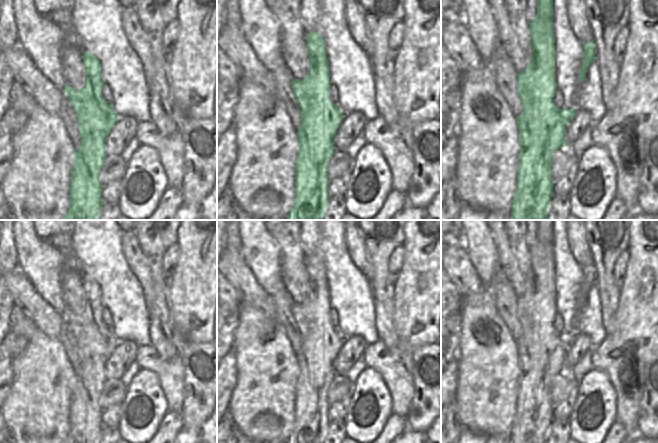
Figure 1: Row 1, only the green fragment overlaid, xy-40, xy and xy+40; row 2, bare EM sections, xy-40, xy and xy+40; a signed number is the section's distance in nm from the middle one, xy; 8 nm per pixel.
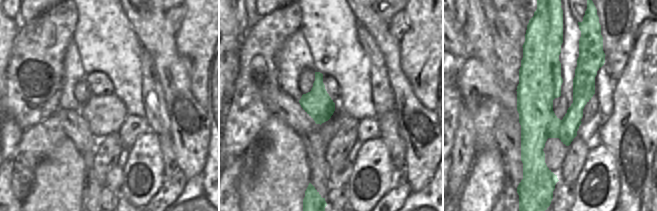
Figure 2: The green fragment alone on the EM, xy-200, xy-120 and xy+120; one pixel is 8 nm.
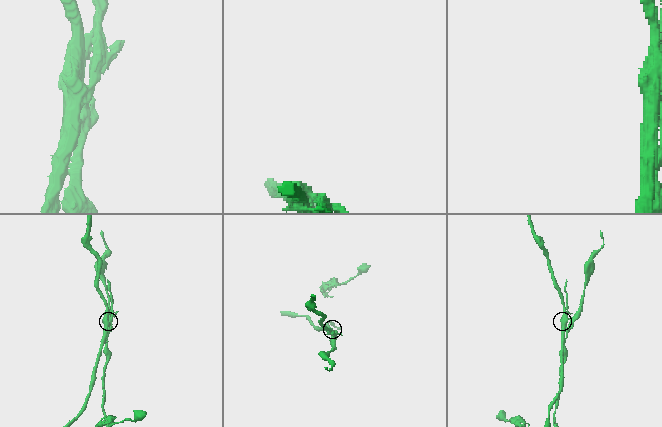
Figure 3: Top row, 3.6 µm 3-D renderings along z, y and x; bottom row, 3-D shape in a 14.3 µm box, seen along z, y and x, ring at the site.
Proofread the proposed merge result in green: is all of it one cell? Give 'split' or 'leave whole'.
split

